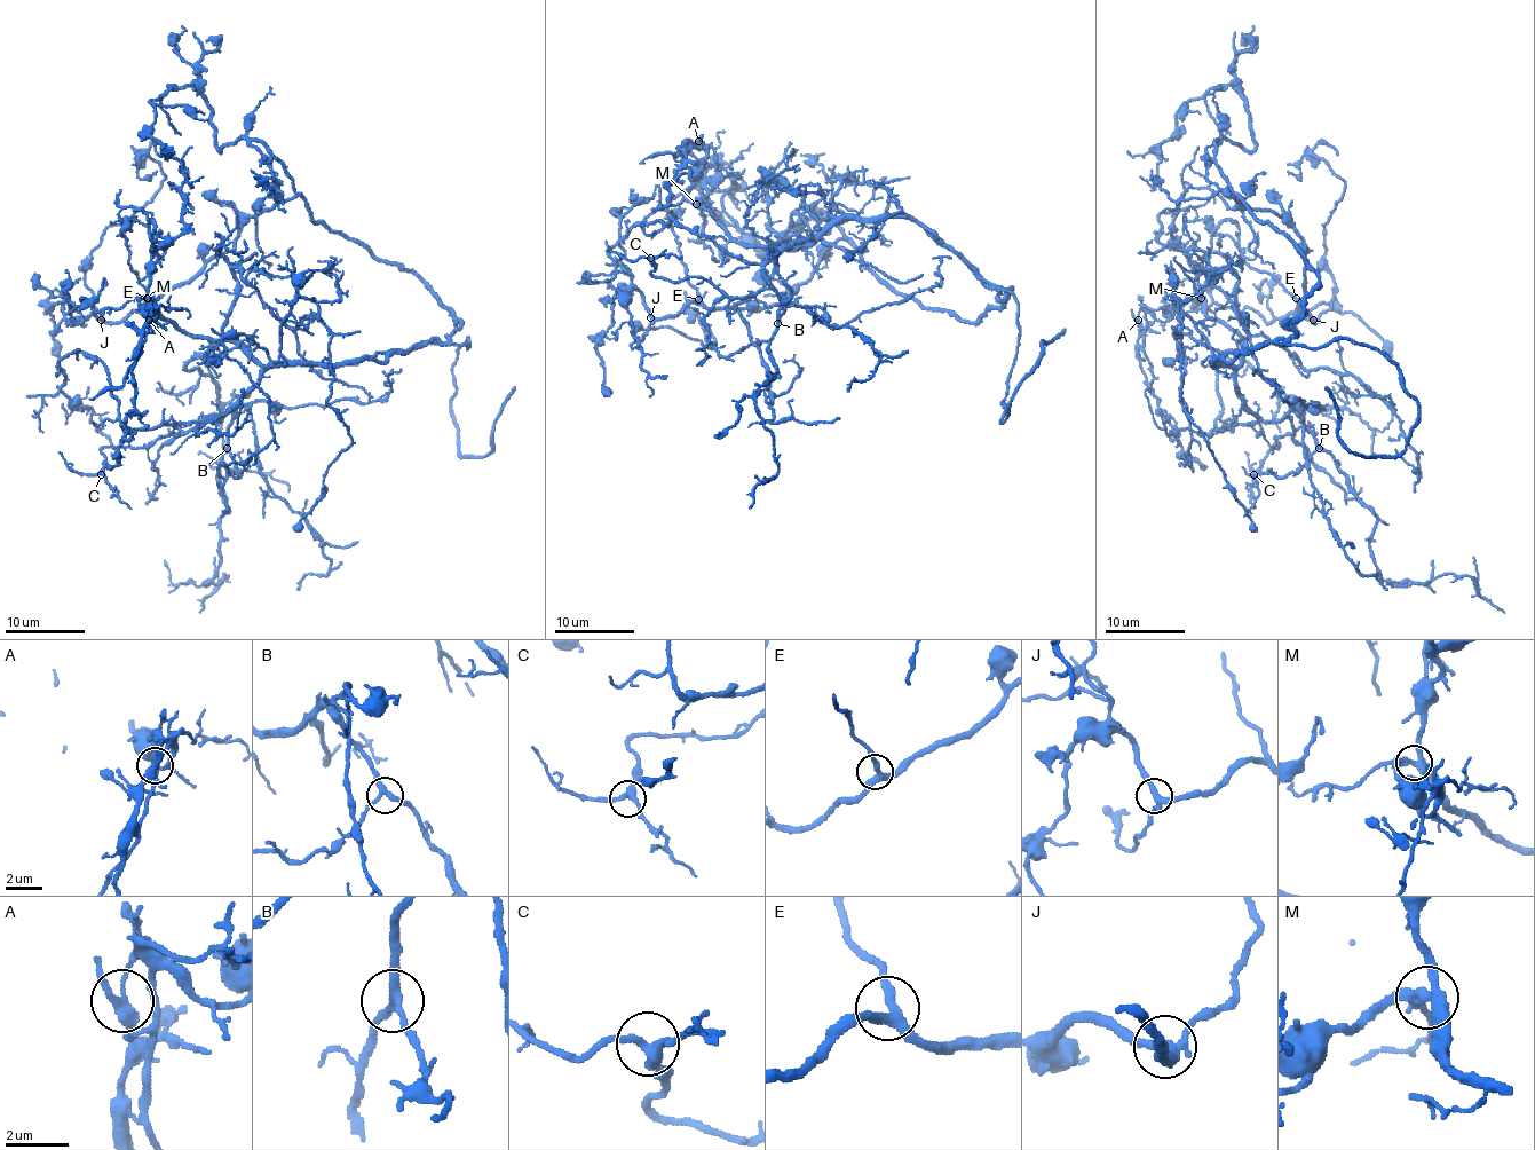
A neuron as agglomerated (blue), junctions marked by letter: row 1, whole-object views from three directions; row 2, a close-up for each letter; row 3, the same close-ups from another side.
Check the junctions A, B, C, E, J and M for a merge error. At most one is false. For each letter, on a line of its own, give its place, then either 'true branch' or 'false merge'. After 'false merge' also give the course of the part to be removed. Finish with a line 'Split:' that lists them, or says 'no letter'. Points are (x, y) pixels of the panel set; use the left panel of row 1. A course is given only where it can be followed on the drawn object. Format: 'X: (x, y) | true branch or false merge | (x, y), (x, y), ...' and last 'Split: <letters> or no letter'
A: (149, 320) | false merge | (148, 320), (132, 371), (134, 407), (126, 417), (126, 439), (118, 448), (118, 461), (107, 469)
B: (227, 448) | true branch
C: (101, 474) | true branch
E: (148, 298) | true branch
J: (101, 320) | true branch
M: (147, 298) | true branch
Split: A

